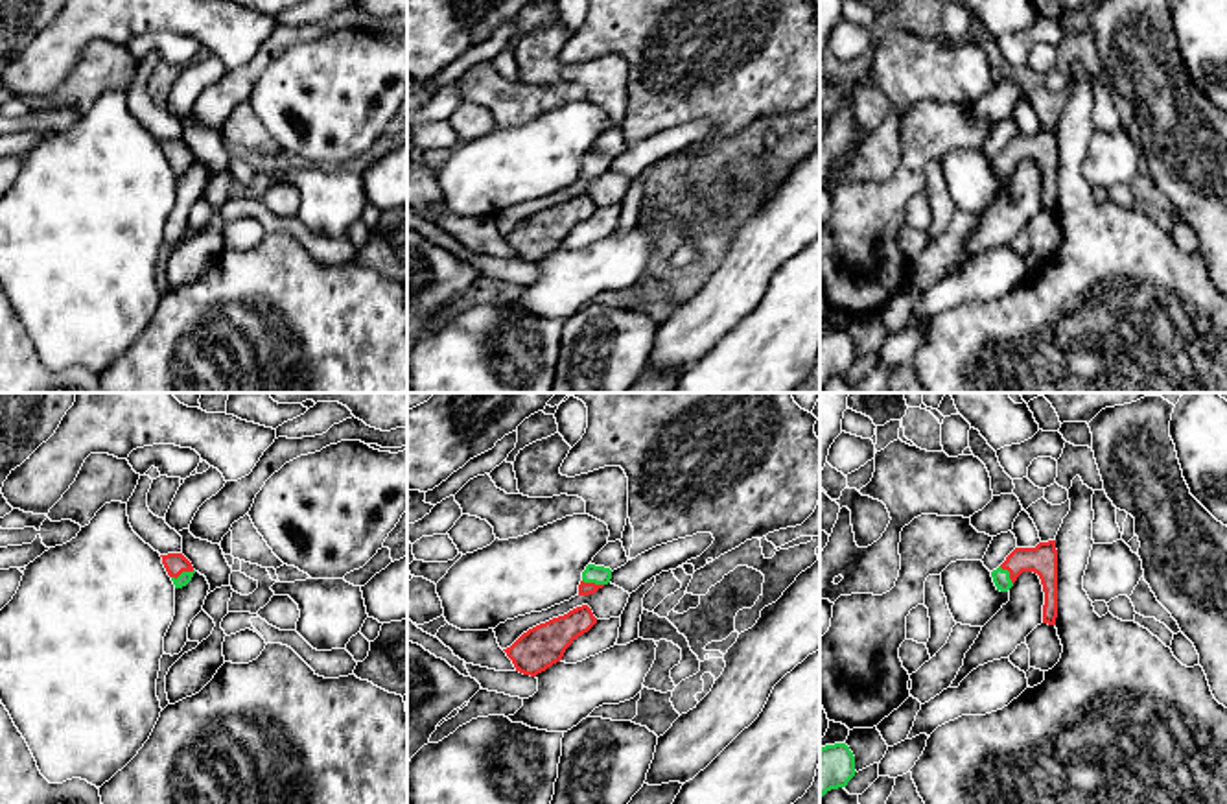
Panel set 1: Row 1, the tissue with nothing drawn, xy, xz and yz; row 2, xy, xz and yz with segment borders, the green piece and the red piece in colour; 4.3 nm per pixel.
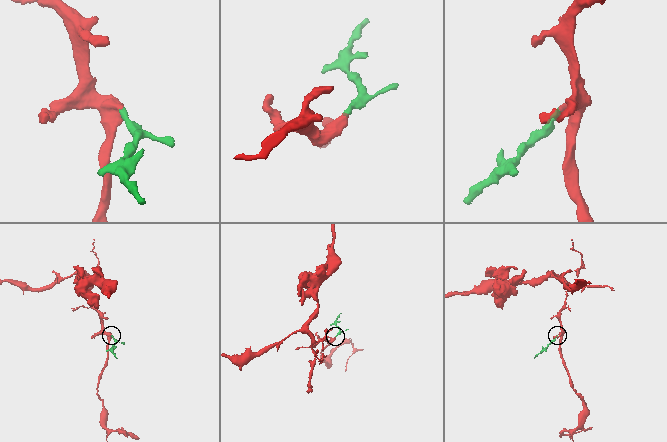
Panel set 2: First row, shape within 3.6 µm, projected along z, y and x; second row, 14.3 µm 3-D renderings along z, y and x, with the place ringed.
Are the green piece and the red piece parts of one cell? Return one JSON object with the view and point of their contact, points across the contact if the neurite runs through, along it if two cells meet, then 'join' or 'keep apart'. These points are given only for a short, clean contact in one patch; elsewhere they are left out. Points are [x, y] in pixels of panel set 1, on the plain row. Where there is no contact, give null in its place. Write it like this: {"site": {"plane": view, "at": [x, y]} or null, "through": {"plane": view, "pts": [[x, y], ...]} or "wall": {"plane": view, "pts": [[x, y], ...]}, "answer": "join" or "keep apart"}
{"site": {"plane": "xy", "at": [183, 159]}, "through": {"plane": "xy", "pts": [[185, 165], [183, 159], [175, 150]]}, "answer": "join"}

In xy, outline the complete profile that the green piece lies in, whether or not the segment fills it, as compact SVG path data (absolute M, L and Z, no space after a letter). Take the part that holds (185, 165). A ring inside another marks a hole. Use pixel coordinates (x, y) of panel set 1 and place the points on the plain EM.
M168 140L160 144L162 144L162 151L168 162L171 164L175 175L182 175L192 168L195 157L182 140Z

